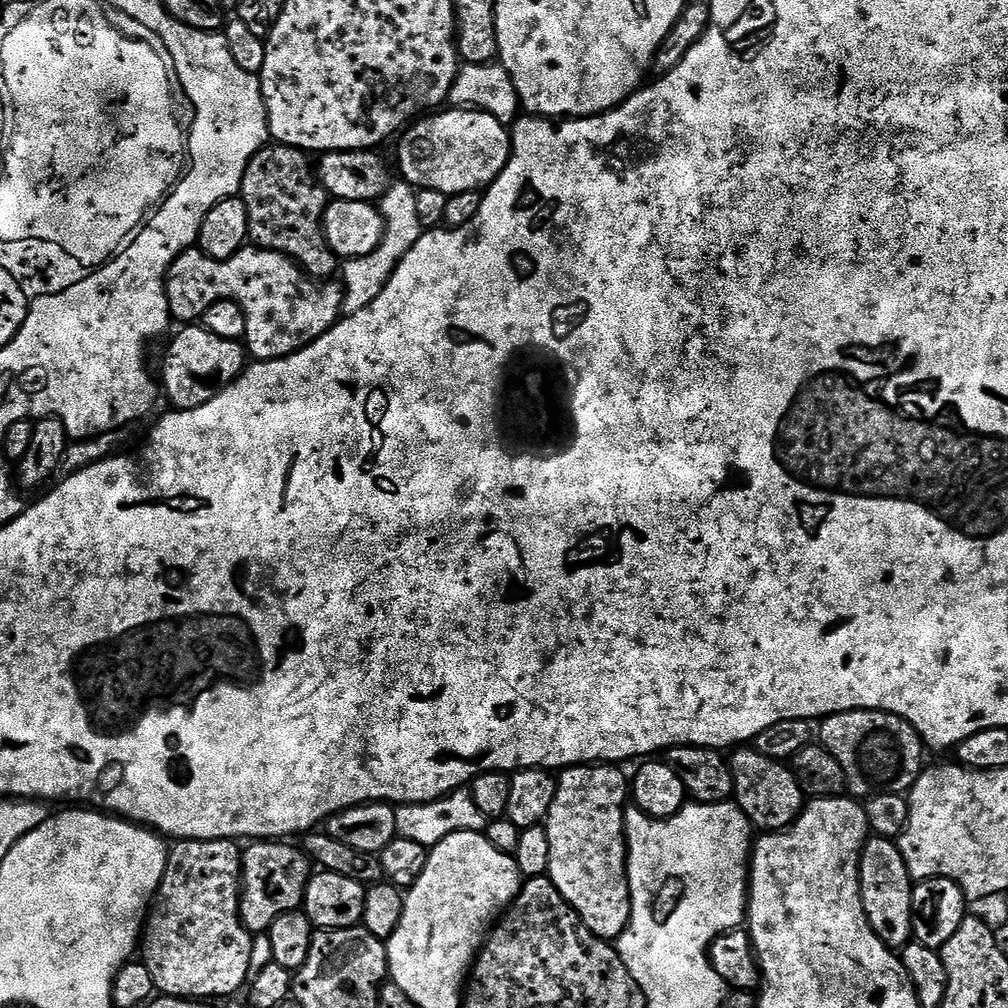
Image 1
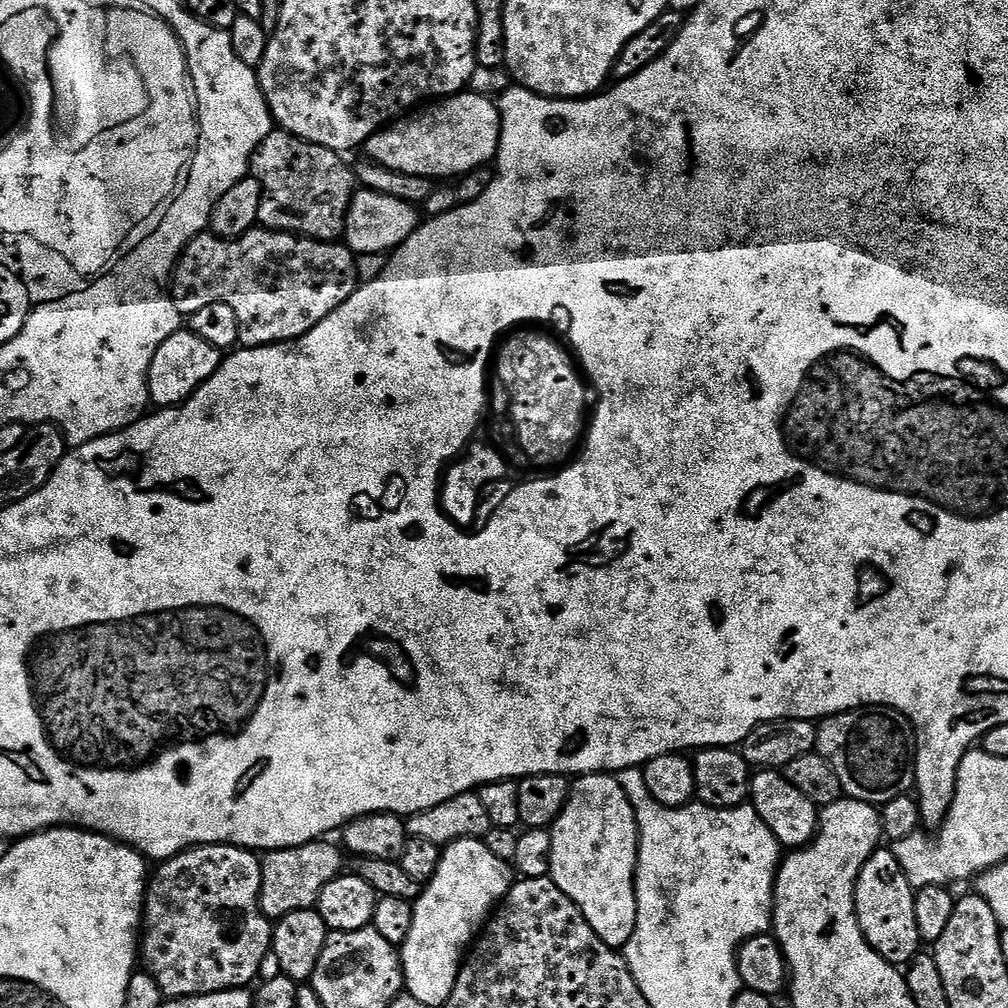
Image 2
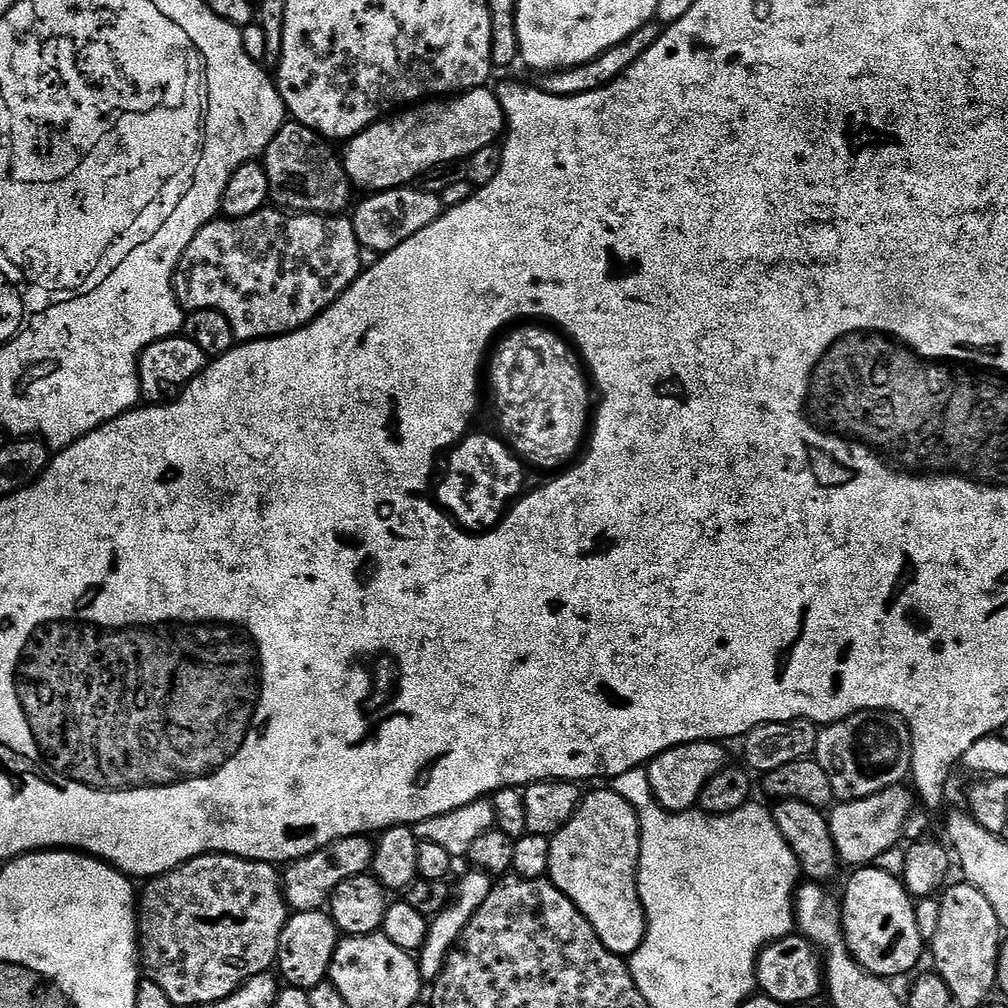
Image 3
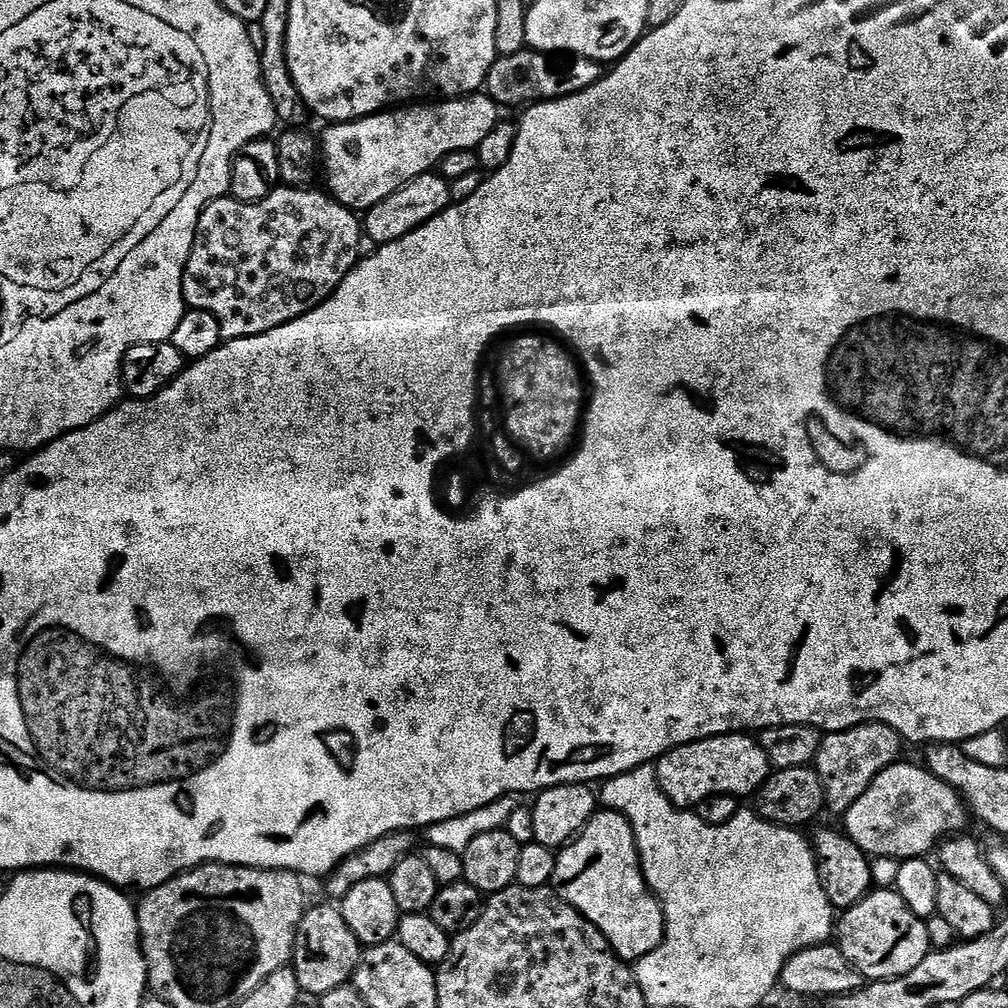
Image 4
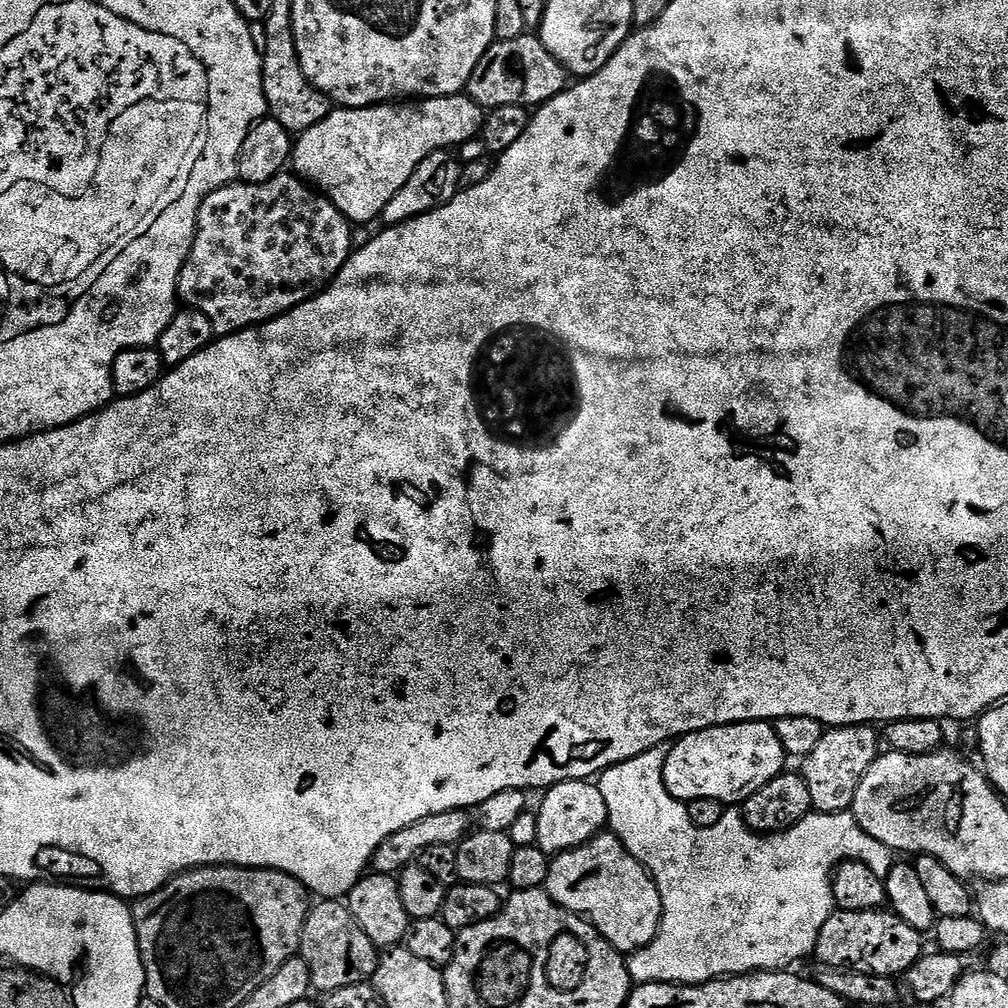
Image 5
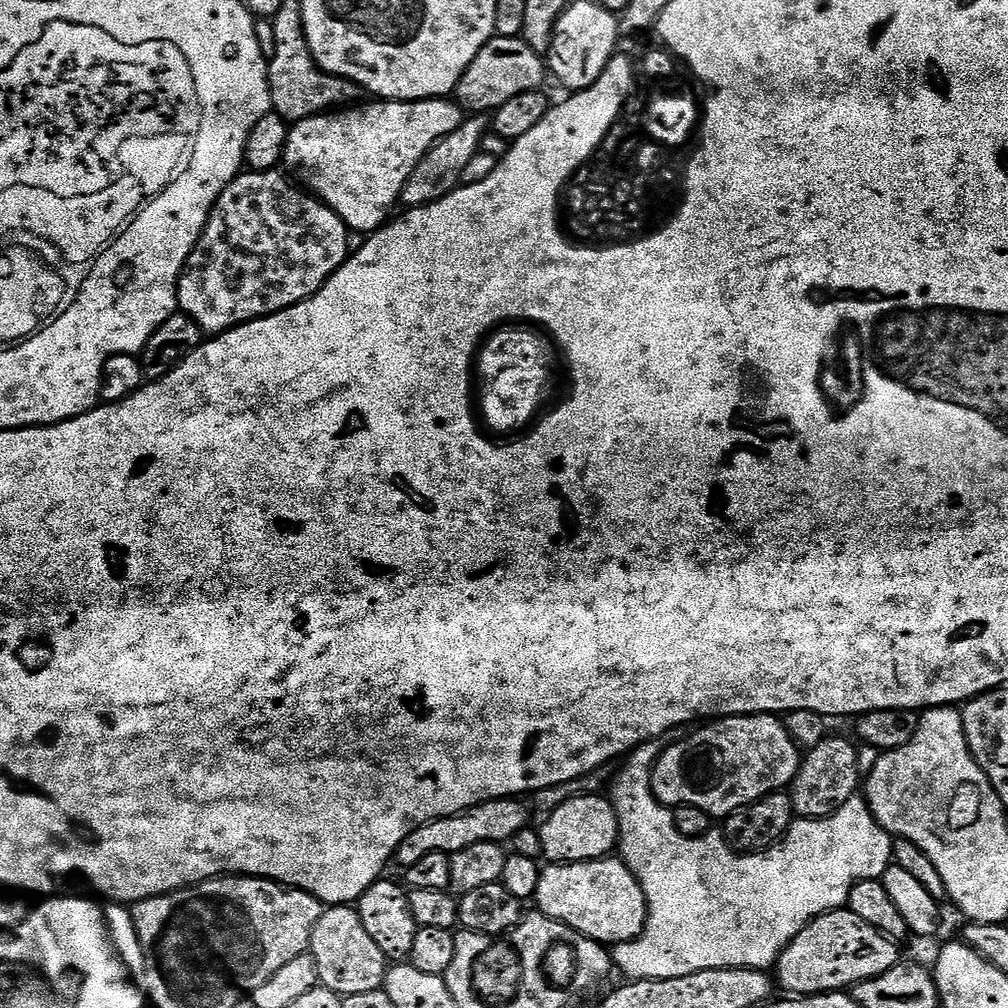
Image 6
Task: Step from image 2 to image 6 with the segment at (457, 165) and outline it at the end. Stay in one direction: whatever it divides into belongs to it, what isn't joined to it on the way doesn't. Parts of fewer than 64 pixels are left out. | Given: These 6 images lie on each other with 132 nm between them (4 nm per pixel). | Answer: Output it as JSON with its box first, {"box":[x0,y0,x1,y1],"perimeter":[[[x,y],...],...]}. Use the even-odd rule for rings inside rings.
{"box":[283,98,466,234],"perimeter":[[[437,98],[435,100],[382,100],[377,99],[376,104],[364,104],[349,107],[347,110],[336,110],[331,114],[321,114],[319,116],[311,116],[305,120],[297,120],[288,129],[288,141],[286,142],[286,150],[284,151],[283,163],[288,164],[287,171],[289,173],[296,172],[295,179],[309,193],[315,194],[324,203],[329,204],[339,216],[348,225],[353,233],[364,232],[363,234],[371,234],[377,228],[383,228],[393,215],[392,207],[400,204],[400,195],[406,186],[406,182],[410,178],[410,174],[414,174],[414,166],[418,166],[418,162],[422,162],[422,158],[435,144],[442,138],[446,138],[446,134],[450,134],[454,130],[458,130],[458,126],[466,118],[459,104],[448,98]]]}

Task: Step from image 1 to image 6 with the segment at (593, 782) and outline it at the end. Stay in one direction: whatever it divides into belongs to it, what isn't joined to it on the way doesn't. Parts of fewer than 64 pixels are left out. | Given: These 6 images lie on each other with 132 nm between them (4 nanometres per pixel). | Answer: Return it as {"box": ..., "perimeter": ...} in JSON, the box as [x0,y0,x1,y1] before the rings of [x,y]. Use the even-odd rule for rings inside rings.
{"box":[534,858,648,946],"perimeter":[[[619,858],[549,863],[540,869],[534,900],[540,903],[539,911],[605,946],[625,944],[639,936],[648,917],[648,900],[642,886]]]}

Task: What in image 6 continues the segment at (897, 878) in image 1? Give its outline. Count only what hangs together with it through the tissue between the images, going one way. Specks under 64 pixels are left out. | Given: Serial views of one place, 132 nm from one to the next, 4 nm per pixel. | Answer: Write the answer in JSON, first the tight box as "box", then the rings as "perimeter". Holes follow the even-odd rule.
{"box":[774,907,902,996],"perimeter":[[[847,907],[827,912],[811,920],[800,933],[782,950],[782,954],[774,965],[774,976],[785,988],[785,993],[797,996],[813,996],[819,992],[834,992],[837,990],[851,989],[853,984],[860,984],[872,976],[881,976],[895,964],[901,963],[902,956],[898,949],[897,941],[890,936],[883,936],[870,922],[862,922],[858,914],[849,912]]]}

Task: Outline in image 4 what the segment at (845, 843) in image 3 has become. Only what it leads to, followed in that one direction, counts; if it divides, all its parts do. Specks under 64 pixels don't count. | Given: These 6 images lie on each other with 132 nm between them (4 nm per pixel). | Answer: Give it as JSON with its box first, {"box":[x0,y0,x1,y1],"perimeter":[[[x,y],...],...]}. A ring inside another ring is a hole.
{"box":[843,762,970,858],"perimeter":[[[897,762],[886,770],[882,770],[878,774],[878,778],[874,778],[874,782],[868,787],[866,794],[862,794],[862,798],[858,798],[858,802],[854,802],[854,806],[850,806],[850,810],[843,813],[843,831],[847,832],[848,837],[861,850],[867,852],[869,857],[899,857],[901,854],[907,854],[912,858],[927,857],[929,855],[927,852],[931,848],[933,851],[945,836],[959,833],[963,829],[960,827],[970,820],[970,812],[964,800],[946,782],[942,782],[942,778],[938,778],[933,772],[928,771],[927,767],[921,766],[919,763],[917,763],[918,765],[904,763]]]}

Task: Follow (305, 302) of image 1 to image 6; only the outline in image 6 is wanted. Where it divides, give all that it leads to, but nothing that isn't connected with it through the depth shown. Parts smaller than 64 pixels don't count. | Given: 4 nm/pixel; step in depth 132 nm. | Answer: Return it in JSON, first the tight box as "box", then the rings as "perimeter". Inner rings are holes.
{"box":[176,170,348,334],"perimeter":[[[280,170],[241,171],[232,179],[230,186],[222,190],[212,207],[204,232],[180,274],[180,285],[176,291],[179,311],[194,318],[205,334],[228,332],[240,324],[281,312],[310,298],[348,259],[348,225],[329,204],[287,178]]]}

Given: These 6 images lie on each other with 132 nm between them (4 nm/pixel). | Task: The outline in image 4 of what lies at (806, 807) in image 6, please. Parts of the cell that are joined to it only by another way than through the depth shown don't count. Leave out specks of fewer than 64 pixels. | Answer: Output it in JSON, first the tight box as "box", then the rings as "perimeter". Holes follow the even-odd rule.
{"box":[814,722,902,814],"perimeter":[[[869,722],[847,728],[841,732],[827,733],[821,739],[820,749],[814,761],[816,773],[822,778],[824,787],[824,803],[827,811],[843,814],[866,794],[866,790],[878,778],[882,770],[897,763],[901,759],[900,744],[902,737],[890,726]]]}

